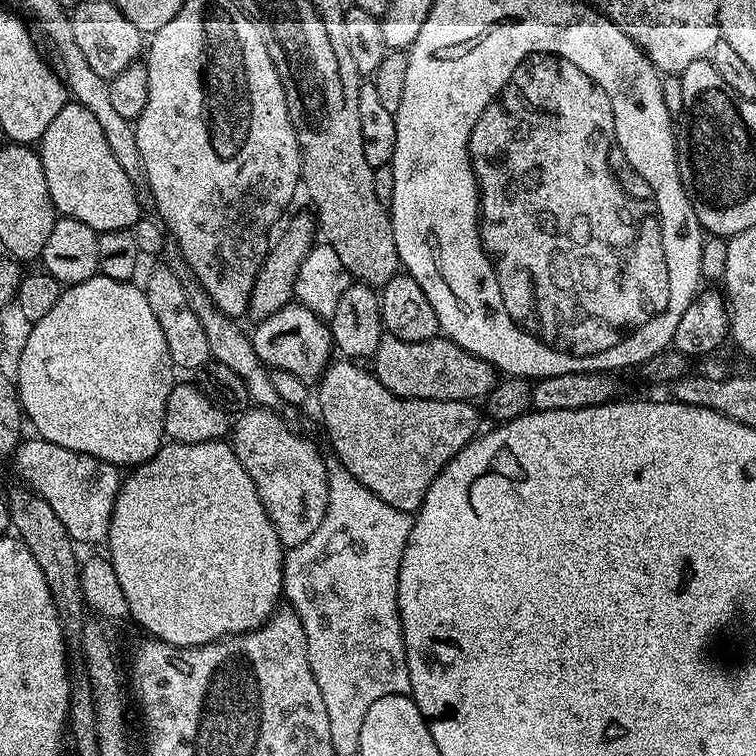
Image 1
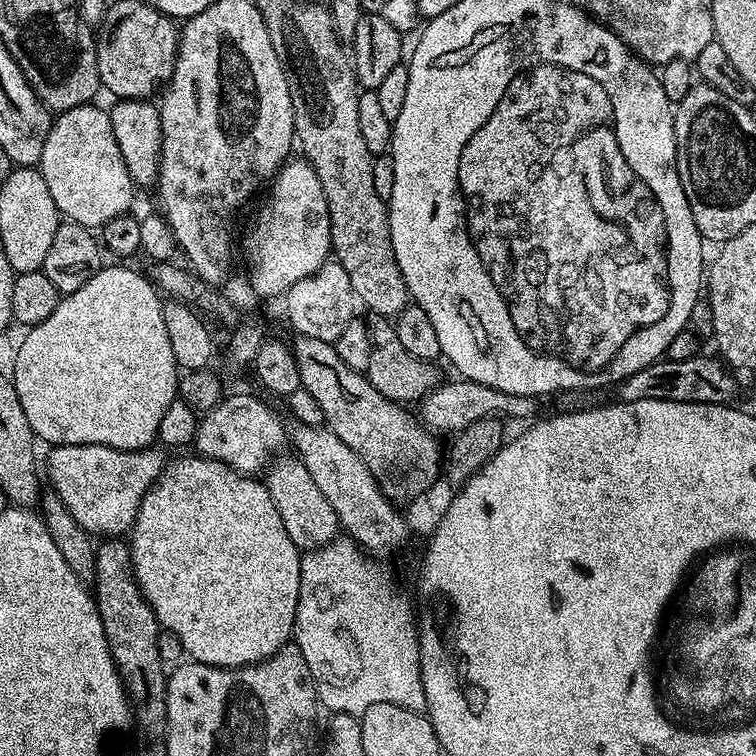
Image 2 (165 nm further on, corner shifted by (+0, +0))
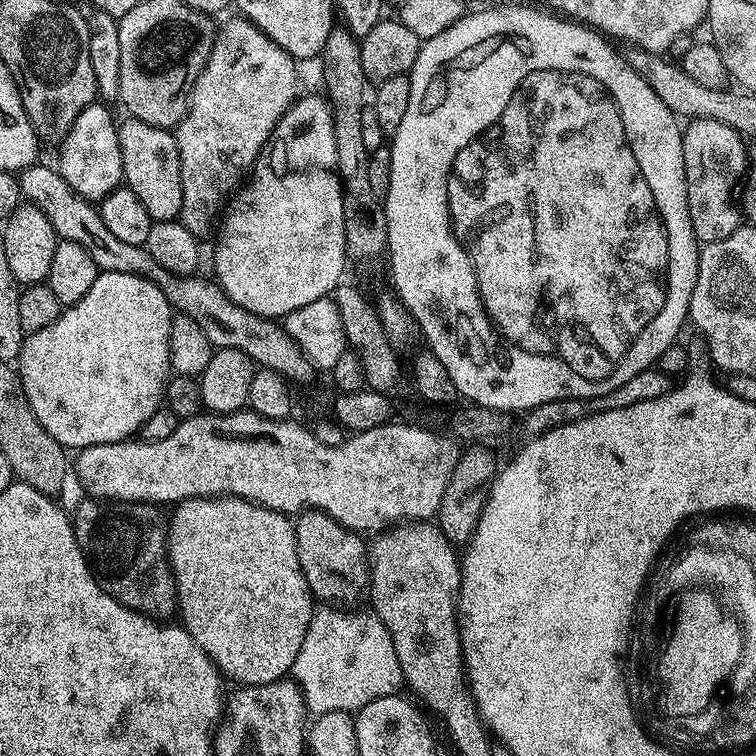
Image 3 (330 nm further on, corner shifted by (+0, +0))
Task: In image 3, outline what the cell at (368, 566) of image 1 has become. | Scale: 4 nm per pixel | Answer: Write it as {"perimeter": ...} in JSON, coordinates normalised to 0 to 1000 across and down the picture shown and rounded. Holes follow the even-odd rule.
{"perimeter":[[[423,802],[414,808],[410,828],[405,828],[405,845],[399,848],[399,860],[394,860],[394,870],[389,870],[384,894],[397,910],[409,943],[450,940],[470,944],[500,923],[525,919],[534,905],[532,881],[526,876],[526,865],[521,865],[521,849],[508,824],[491,808],[466,808],[471,807]]]}

